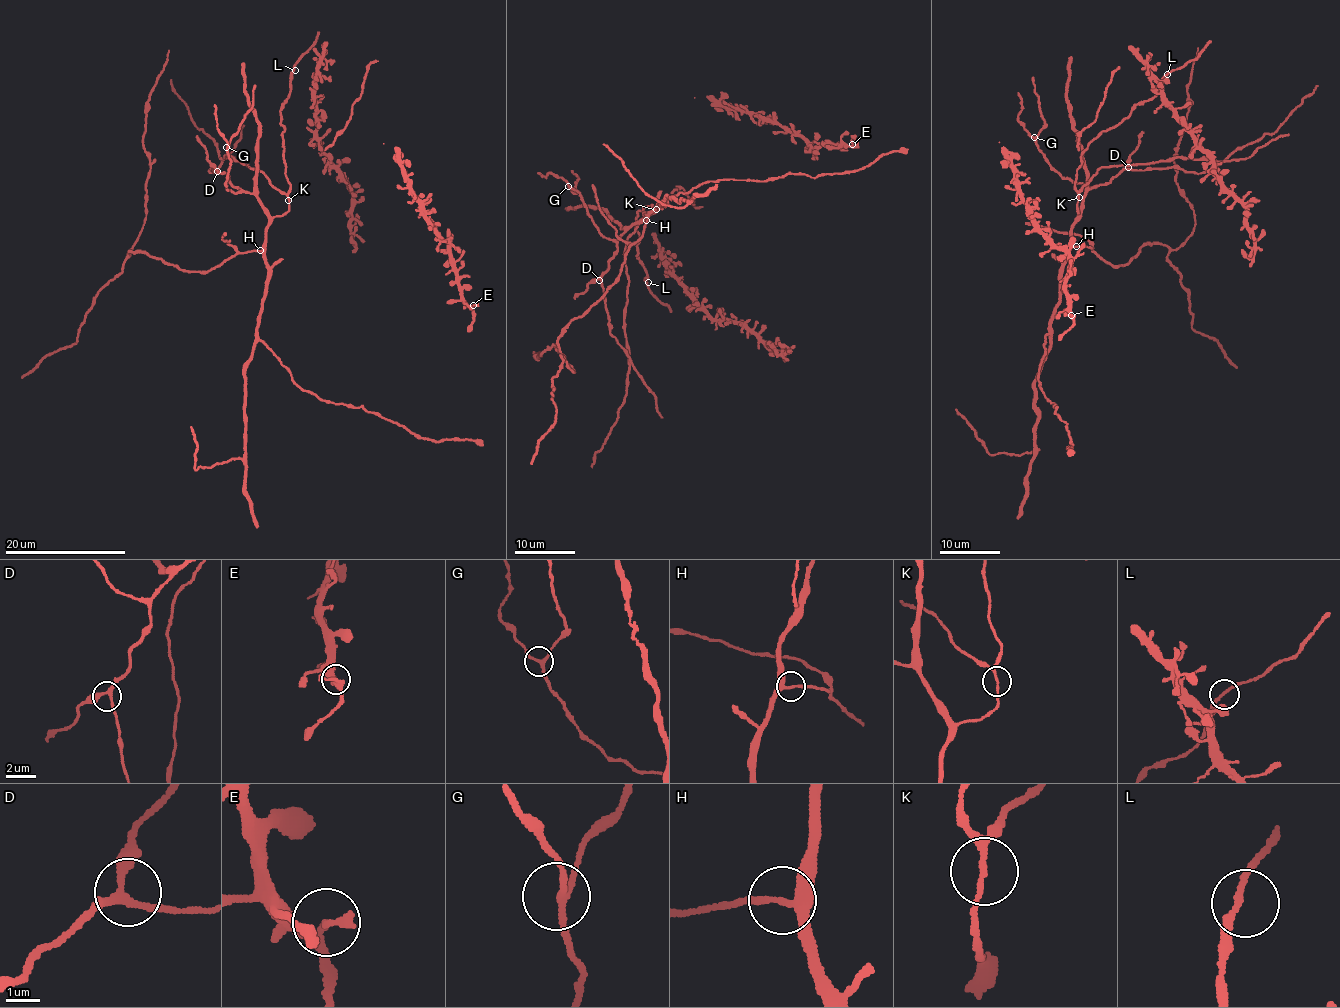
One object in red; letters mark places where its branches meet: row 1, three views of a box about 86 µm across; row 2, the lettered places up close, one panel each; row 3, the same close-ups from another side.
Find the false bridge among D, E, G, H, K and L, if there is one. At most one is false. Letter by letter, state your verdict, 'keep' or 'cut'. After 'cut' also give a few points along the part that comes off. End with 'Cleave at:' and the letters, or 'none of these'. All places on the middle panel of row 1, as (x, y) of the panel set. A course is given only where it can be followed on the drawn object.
D: keep
E: keep
G: keep
H: keep
K: keep
L: keep
Cleave at: none of these

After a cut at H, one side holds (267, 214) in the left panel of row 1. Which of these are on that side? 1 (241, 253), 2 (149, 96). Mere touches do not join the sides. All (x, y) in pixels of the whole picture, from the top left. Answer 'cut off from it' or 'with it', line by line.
1: cut off from it
2: cut off from it

